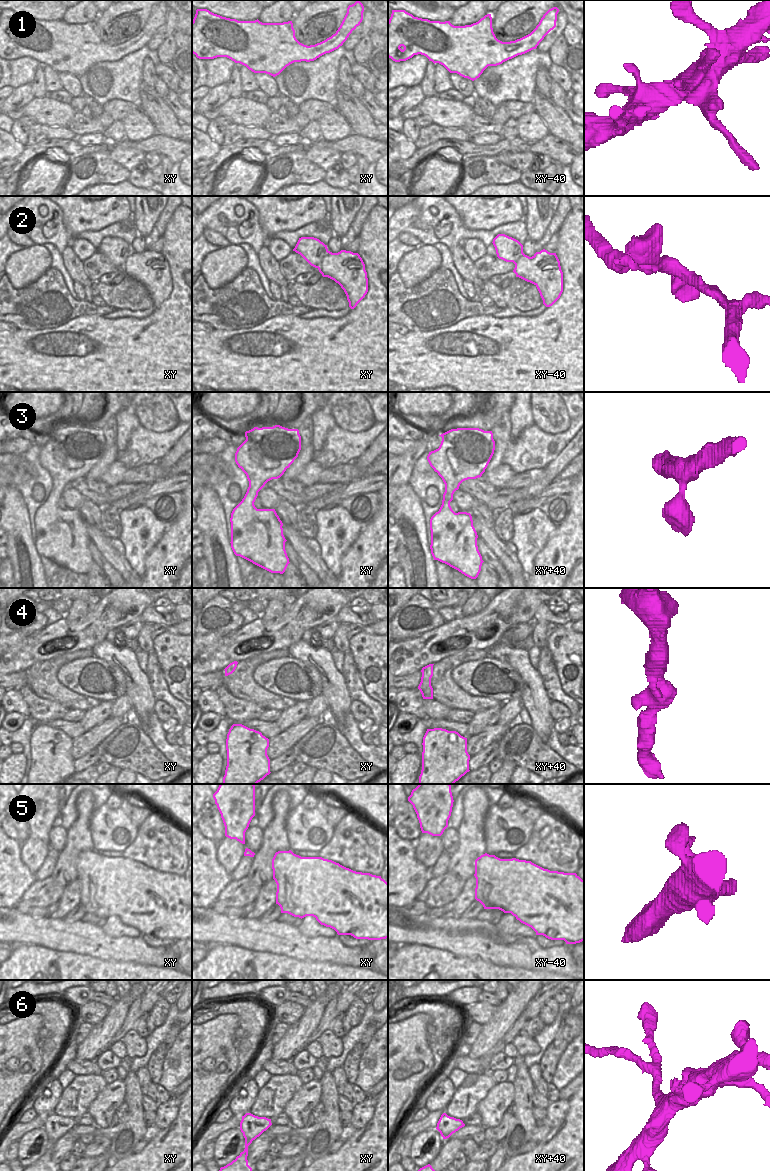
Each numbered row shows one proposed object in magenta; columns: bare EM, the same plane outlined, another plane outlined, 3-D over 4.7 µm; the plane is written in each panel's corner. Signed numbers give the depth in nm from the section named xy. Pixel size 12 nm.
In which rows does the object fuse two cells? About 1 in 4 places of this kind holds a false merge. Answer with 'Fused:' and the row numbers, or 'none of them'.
Fused: 6

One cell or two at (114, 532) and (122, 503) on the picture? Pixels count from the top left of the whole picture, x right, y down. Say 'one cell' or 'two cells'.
two cells

